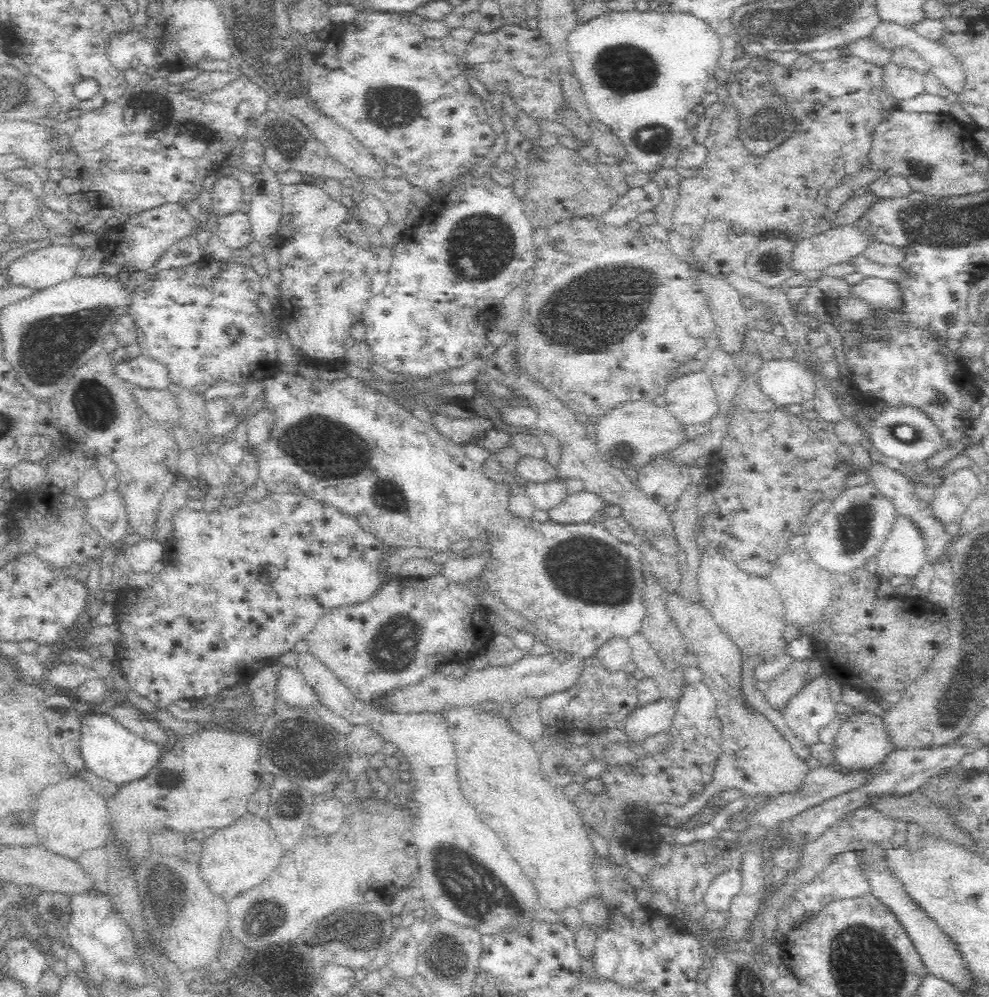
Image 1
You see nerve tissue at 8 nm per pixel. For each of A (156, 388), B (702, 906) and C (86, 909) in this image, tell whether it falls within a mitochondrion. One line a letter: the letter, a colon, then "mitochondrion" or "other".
A: other
B: other
C: other

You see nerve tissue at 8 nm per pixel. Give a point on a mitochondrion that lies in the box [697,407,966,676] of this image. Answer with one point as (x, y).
(854, 523)

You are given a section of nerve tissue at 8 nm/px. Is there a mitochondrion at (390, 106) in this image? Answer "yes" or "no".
yes

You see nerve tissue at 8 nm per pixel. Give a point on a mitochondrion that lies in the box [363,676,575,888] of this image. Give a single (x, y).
(455, 860)

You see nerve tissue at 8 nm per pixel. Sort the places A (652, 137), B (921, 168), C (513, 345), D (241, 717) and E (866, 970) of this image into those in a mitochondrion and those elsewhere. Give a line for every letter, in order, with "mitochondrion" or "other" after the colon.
A: mitochondrion
B: mitochondrion
C: other
D: other
E: mitochondrion

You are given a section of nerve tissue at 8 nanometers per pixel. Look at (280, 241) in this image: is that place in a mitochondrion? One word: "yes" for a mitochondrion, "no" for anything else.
no

